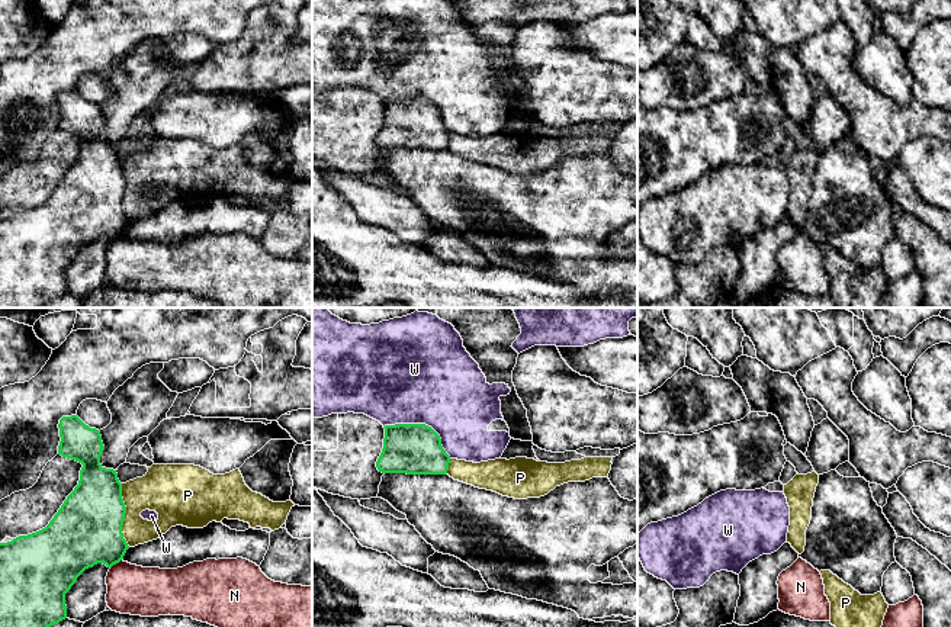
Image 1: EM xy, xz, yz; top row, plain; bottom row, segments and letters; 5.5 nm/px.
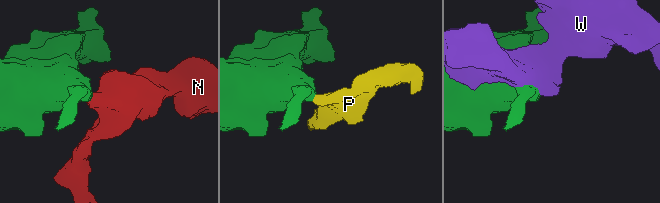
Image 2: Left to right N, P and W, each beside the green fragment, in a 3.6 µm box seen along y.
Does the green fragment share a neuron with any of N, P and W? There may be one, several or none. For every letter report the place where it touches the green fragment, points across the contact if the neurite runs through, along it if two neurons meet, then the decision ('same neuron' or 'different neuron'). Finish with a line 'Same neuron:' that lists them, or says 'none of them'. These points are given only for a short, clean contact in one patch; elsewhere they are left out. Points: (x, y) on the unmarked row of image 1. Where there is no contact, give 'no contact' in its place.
N: xy (115, 238) | along xy (121, 234), (111, 243) | different neuron
P: xy (124, 190) | along xy (121, 158), (121, 171), (125, 182), (122, 212), (129, 221) | different neuron
W: xz (423, 99) | different neuron
Same neuron: none of them

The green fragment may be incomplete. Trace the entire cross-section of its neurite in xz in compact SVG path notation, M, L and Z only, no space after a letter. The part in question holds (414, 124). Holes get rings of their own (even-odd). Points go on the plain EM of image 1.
M425 99L385 100L383 123L376 136L382 148L446 149L450 131L440 110Z

